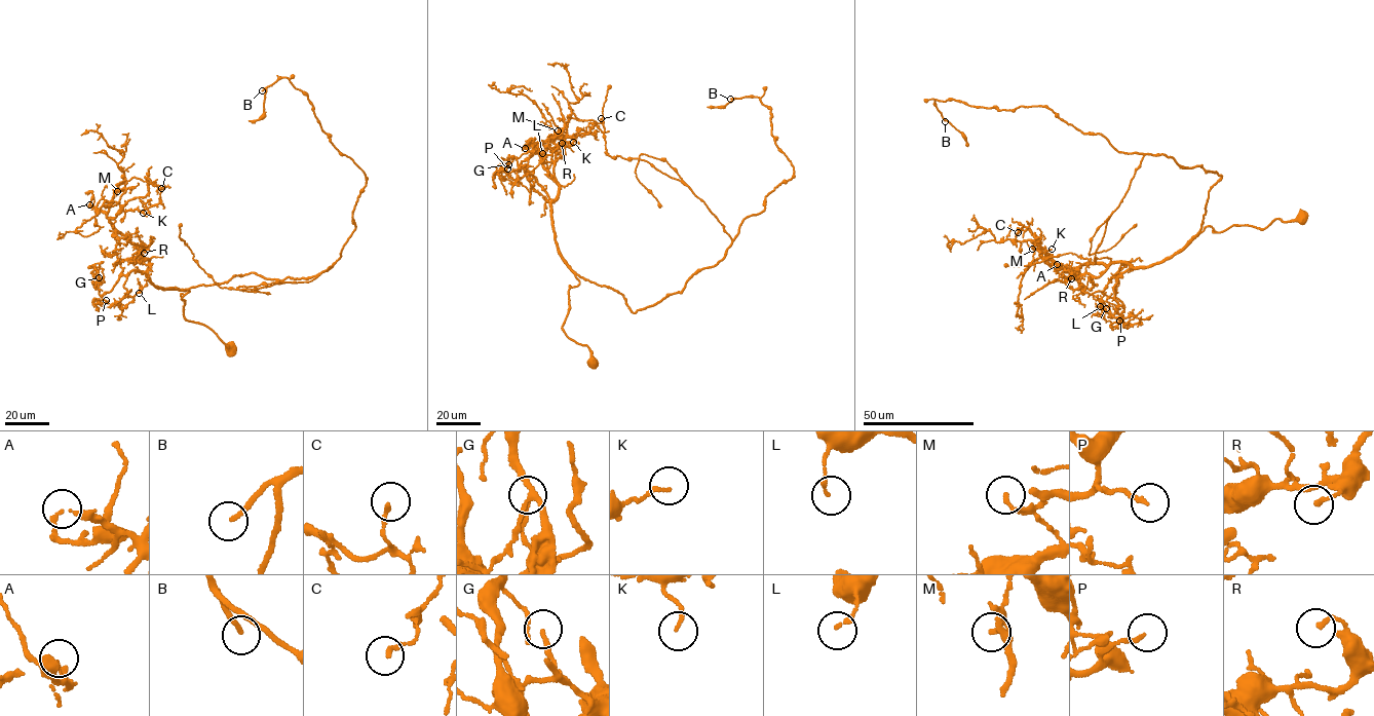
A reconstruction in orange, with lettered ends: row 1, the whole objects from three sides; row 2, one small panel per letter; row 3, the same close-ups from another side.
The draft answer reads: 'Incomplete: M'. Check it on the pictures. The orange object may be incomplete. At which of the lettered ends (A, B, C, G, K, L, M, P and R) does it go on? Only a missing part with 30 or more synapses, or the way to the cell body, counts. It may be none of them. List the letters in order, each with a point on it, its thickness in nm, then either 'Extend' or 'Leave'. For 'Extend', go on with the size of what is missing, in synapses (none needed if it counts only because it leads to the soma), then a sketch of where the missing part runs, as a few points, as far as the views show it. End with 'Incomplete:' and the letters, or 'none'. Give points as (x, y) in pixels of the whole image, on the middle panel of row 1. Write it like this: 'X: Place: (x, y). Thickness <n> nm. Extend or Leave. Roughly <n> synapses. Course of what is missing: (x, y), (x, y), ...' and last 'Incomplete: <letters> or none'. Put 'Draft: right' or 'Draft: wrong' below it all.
A: Place: (525, 148). Thickness 160 nm. Leave
B: Place: (730, 99). Thickness 170 nm. Extend. Roughly 35 synapses. Course of what is missing: (730, 99), (701, 103), (673, 99), (679, 95)
C: Place: (601, 118). Thickness 180 nm. Leave
G: Place: (508, 164). Thickness 170 nm. Leave
K: Place: (573, 142). Thickness 130 nm. Leave
L: Place: (542, 153). Thickness 150 nm. Leave
M: Place: (558, 130). Thickness 150 nm. Leave
P: Place: (507, 168). Thickness 140 nm. Leave
R: Place: (562, 143). Thickness 160 nm. Leave
Incomplete: B
Draft: wrong

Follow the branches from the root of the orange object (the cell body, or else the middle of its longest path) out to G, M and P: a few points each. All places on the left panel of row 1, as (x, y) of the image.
G: (230, 349), (208, 328), (184, 315), (181, 298), (189, 290), (154, 286), (138, 268), (101, 295), (99, 277)
M: (230, 349), (184, 315), (181, 298), (189, 290), (151, 283), (146, 258), (108, 218), (117, 191)
P: (230, 349), (184, 315), (181, 298), (189, 290), (154, 286), (139, 269), (119, 277), (102, 296), (106, 300)

